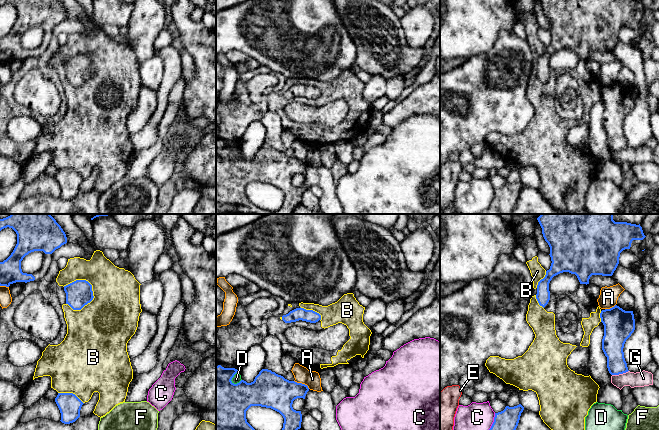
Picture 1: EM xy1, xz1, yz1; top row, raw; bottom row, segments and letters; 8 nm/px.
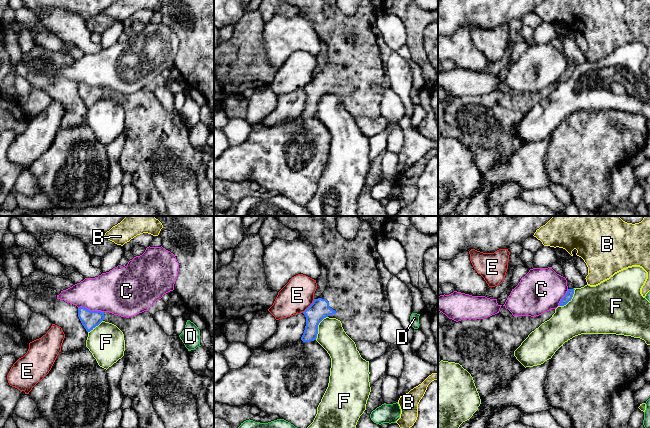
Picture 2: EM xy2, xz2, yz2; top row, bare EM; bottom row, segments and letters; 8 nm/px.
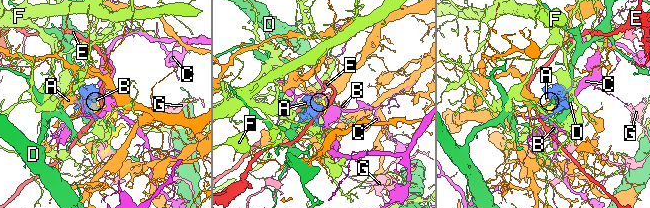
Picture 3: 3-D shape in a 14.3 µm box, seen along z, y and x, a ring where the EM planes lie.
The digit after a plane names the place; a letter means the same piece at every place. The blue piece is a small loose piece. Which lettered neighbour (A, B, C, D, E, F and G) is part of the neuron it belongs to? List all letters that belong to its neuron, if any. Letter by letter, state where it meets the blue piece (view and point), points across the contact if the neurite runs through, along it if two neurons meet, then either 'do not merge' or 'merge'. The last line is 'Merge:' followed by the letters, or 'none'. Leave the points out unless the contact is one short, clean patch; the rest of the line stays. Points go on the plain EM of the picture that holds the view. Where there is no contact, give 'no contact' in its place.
A: meets blue in xz1 at (301, 159); do not merge
B: meets blue in xy1 at (83, 56); do not merge
C: meets blue in xy2 at (91, 87); do not merge
D: meets blue in xz1 at (232, 153); do not merge
E: meets blue in xz2 at (309, 82); border along xz2 (314, 75), (302, 88); do not merge
F: meets blue in xz2 at (317, 103); do not merge
G: meets blue in yz1 at (620, 149); border along yz1 (628, 146), (612, 151); do not merge
Merge: none

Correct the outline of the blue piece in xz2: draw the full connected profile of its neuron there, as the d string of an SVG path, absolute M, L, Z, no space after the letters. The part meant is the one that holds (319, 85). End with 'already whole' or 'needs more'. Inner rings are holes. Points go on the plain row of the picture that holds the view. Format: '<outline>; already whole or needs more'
M283 0L297 9L297 14L313 21L314 29L327 46L327 62L322 71L303 88L306 102L303 118L314 117L318 101L326 93L341 97L346 110L354 117L376 120L381 117L382 88L390 87L387 60L393 51L385 43L376 25L377 14L370 0L360 0L353 15L343 14L336 0Z; needs more

